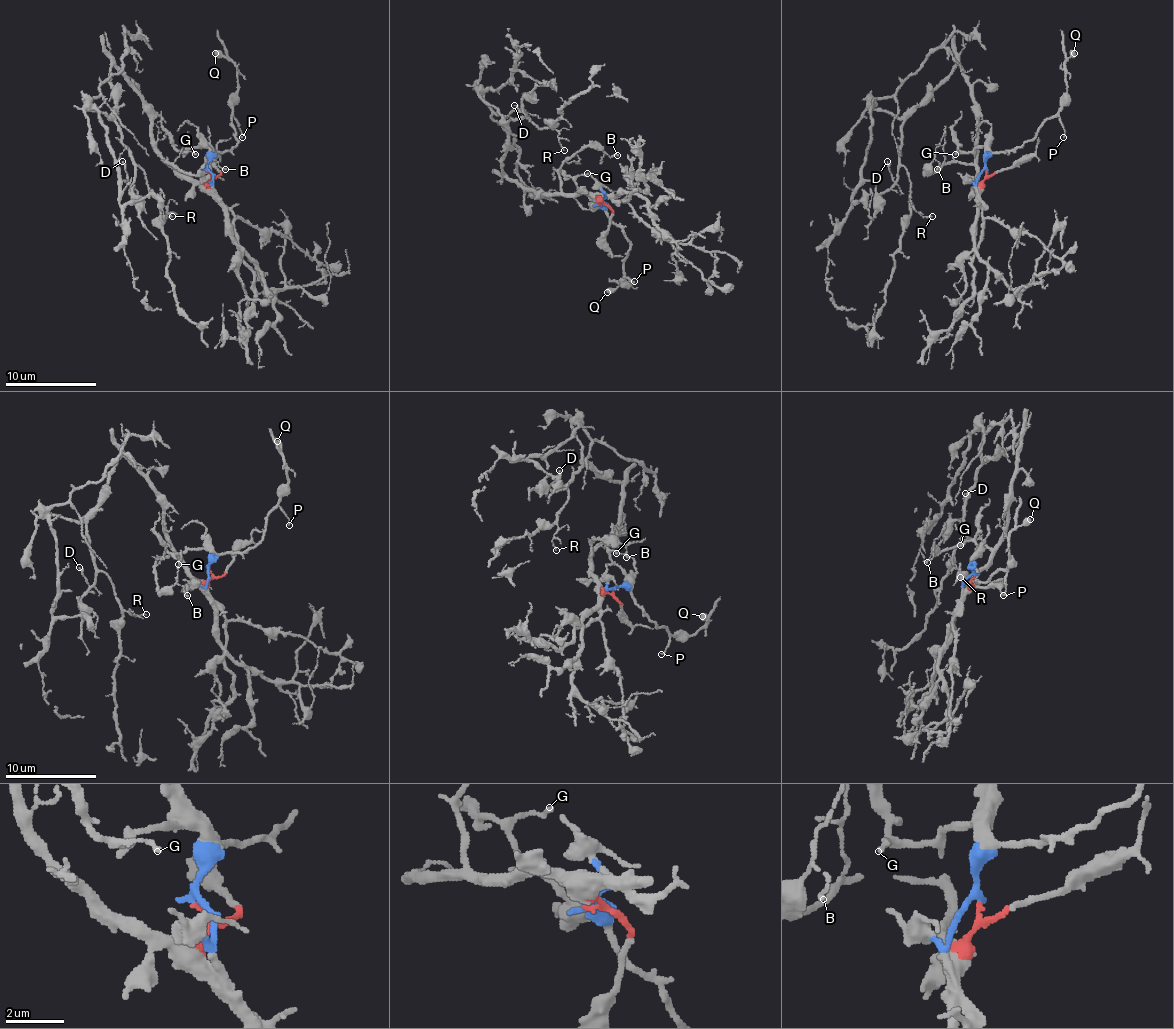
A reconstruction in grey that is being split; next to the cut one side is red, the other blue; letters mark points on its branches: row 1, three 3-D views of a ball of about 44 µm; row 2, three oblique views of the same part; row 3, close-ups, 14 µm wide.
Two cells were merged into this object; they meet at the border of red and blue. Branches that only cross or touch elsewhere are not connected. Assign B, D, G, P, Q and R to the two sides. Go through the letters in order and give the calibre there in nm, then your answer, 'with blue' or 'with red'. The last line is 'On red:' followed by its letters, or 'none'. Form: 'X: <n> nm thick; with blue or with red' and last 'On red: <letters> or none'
B: 110 nm thick; with red
D: 140 nm thick; with red
G: 140 nm thick; with blue
P: 100 nm thick; with blue
Q: 460 nm thick; with blue
R: 110 nm thick; with red
On red: B, D, R

